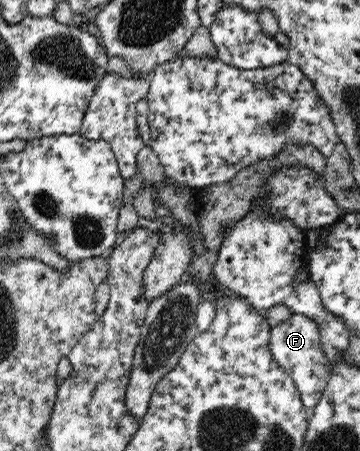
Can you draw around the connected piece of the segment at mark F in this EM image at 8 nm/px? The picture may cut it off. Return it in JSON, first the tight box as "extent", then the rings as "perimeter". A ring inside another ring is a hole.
{"extent":[269,313,329,411],"perimeter":[[[293,313],[287,321],[270,329],[269,349],[274,360],[295,382],[303,407],[312,411],[324,394],[329,378],[329,362],[324,355],[314,321],[306,315]]]}

